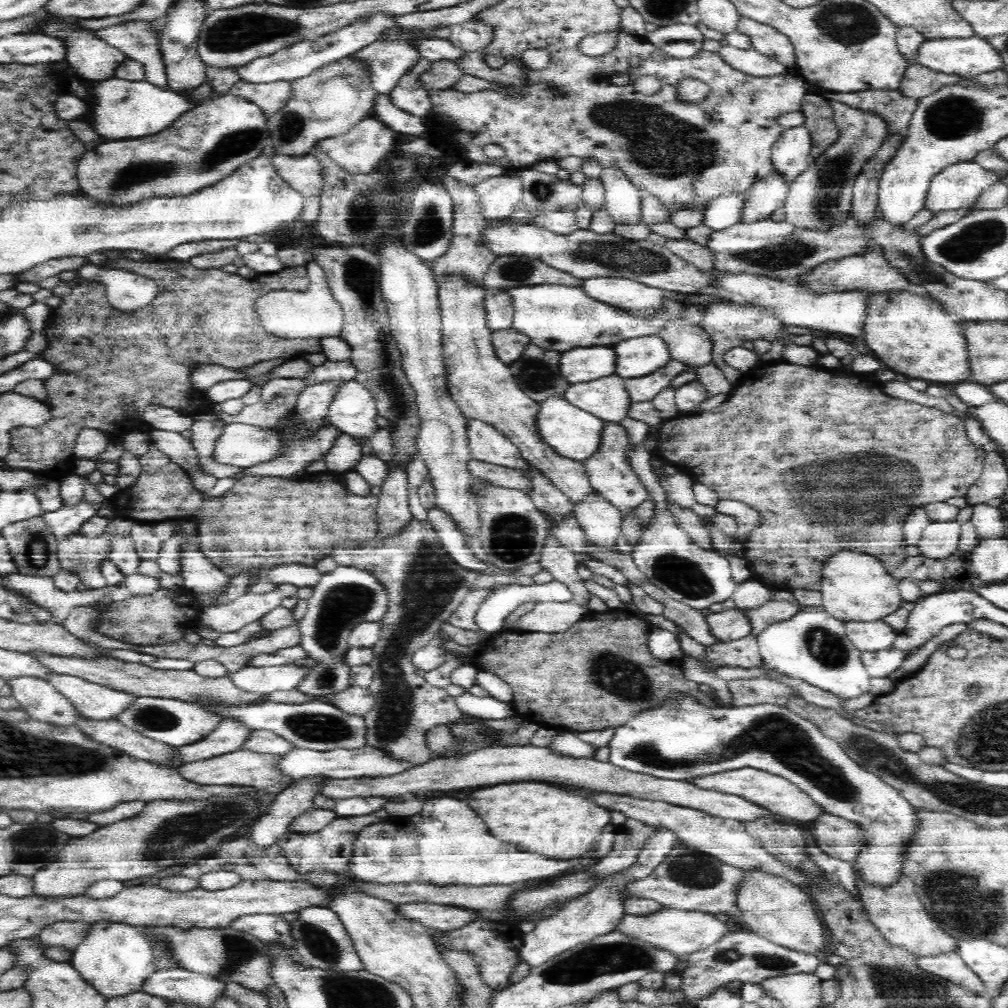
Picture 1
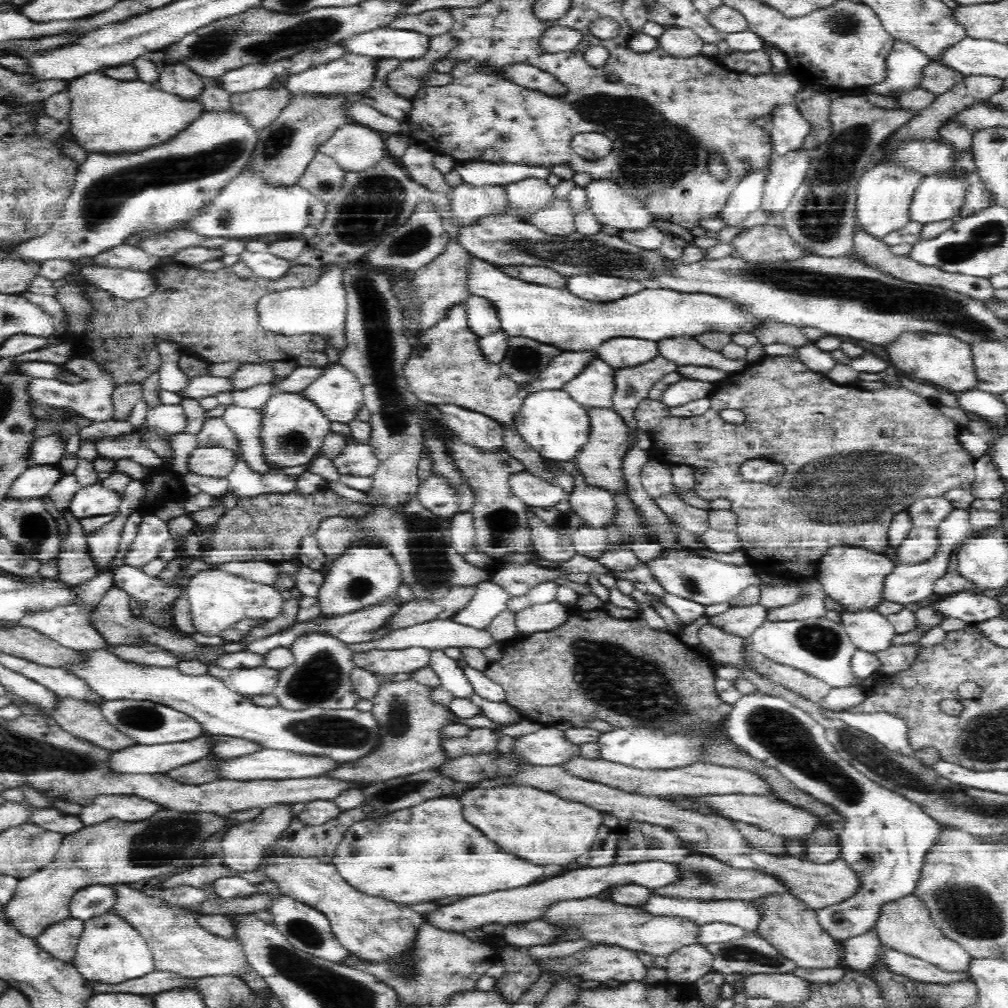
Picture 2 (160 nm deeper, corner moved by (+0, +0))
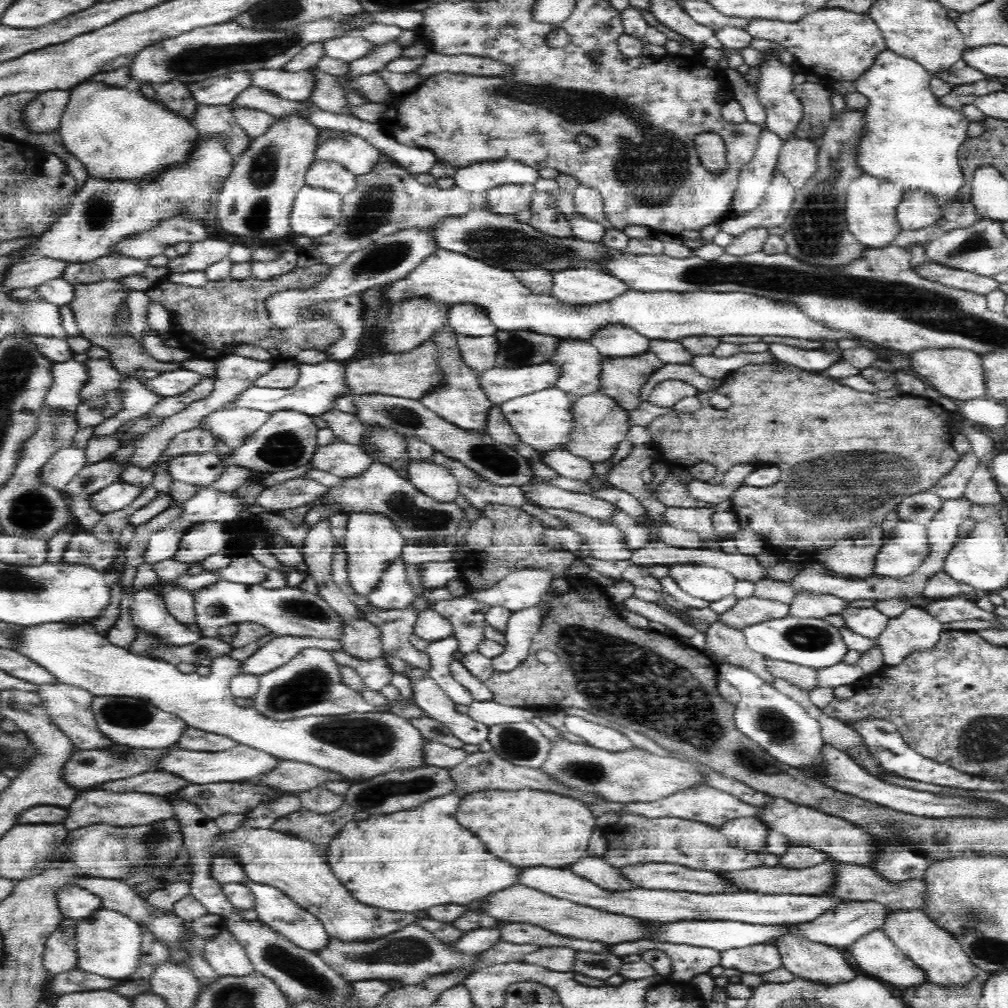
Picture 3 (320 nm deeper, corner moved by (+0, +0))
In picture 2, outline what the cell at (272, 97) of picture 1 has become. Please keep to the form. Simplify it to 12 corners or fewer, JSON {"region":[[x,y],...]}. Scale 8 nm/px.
{"region":[[287,83],[231,92],[231,108],[266,128],[290,102]]}

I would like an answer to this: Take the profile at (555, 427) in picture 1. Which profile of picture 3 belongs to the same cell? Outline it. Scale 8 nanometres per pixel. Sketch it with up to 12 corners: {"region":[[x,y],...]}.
{"region":[[552,387],[499,407],[540,454],[574,440],[577,399]]}

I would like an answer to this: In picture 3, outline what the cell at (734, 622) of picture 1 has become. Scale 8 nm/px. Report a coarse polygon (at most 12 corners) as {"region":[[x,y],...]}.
{"region":[[754,596],[718,614],[742,630],[784,618],[788,605]]}

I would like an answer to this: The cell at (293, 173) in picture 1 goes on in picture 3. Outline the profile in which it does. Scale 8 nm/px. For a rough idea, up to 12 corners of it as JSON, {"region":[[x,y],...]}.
{"region":[[316,160],[305,185],[343,197],[355,174],[332,160]]}

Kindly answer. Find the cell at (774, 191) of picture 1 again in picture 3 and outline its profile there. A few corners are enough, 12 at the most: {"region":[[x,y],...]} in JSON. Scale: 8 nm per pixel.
{"region":[[782,145],[775,173],[799,191],[816,170],[816,145]]}

